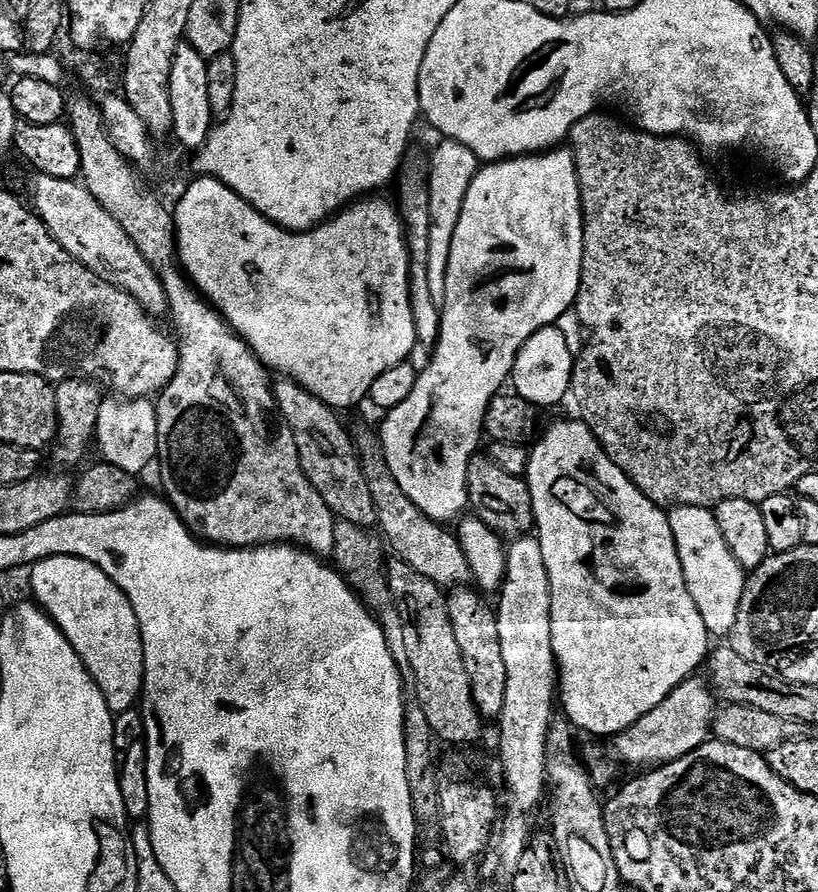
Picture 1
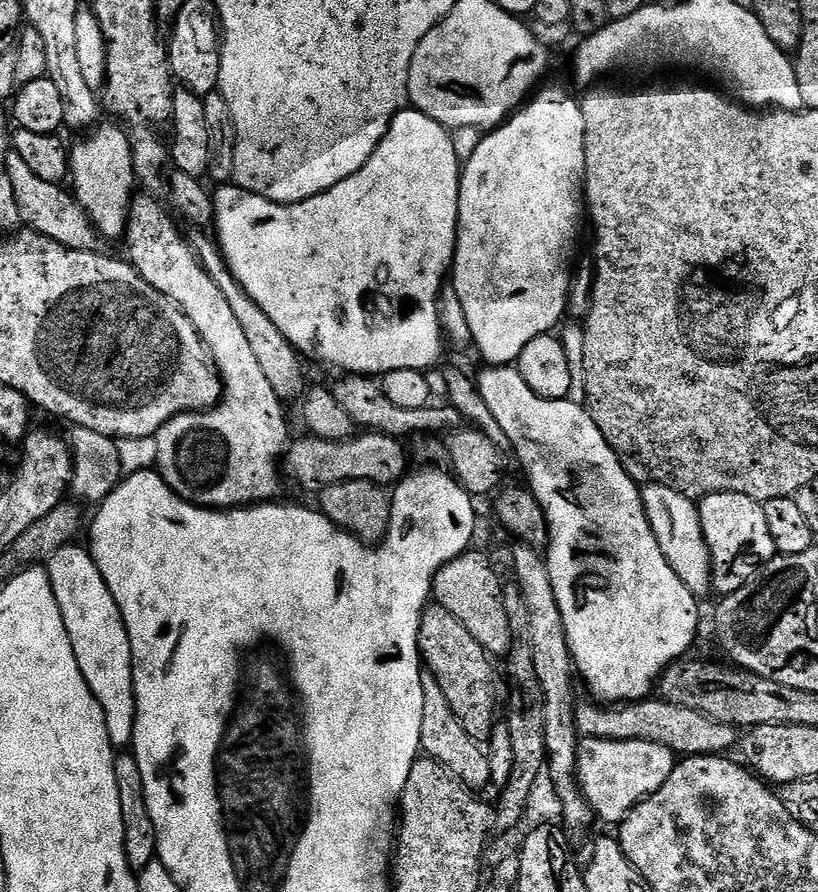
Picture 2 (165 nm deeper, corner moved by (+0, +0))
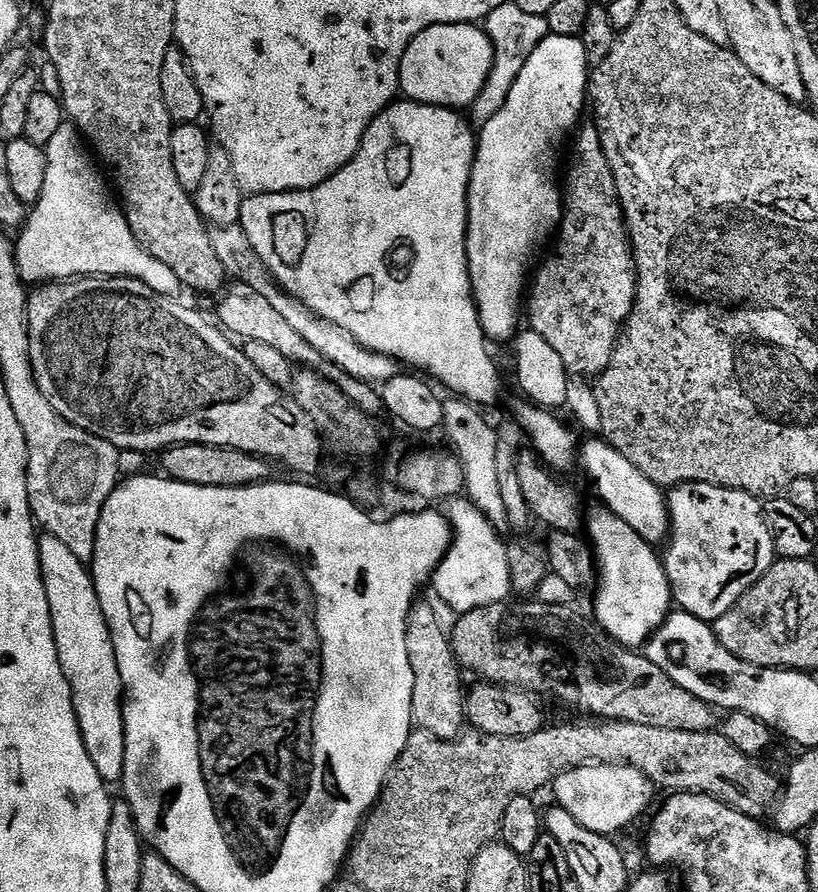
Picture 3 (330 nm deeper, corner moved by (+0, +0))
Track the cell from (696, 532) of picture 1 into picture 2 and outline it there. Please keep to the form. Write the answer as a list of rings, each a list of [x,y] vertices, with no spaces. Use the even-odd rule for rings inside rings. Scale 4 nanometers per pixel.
[[[661,484],[647,485],[642,495],[648,521],[654,530],[654,538],[658,538],[658,546],[662,546],[662,554],[666,554],[666,562],[670,562],[674,574],[682,578],[686,590],[690,590],[697,598],[704,598],[707,592],[713,591],[712,559],[710,550],[706,546],[706,538],[702,534],[697,501],[686,498]]]

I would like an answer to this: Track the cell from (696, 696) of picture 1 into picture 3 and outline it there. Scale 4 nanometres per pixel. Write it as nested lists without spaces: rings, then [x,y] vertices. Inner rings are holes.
[[[584,764],[563,772],[554,782],[555,803],[566,809],[586,830],[615,837],[628,828],[648,808],[654,785],[642,770],[629,764]]]

